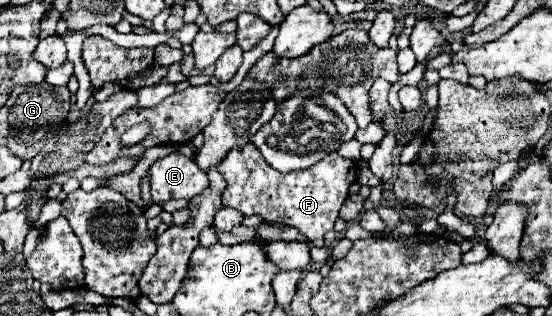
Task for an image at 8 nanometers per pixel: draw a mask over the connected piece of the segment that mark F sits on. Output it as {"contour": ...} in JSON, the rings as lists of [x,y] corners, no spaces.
{"contour":[[[253,142],[243,148],[233,148],[223,162],[217,166],[221,176],[227,182],[223,190],[223,206],[239,210],[243,216],[259,214],[265,222],[285,222],[301,230],[315,246],[323,246],[323,236],[329,232],[339,216],[349,186],[357,178],[357,164],[353,160],[341,158],[337,152],[327,154],[319,164],[295,170],[295,172],[277,172],[273,170]]]}

